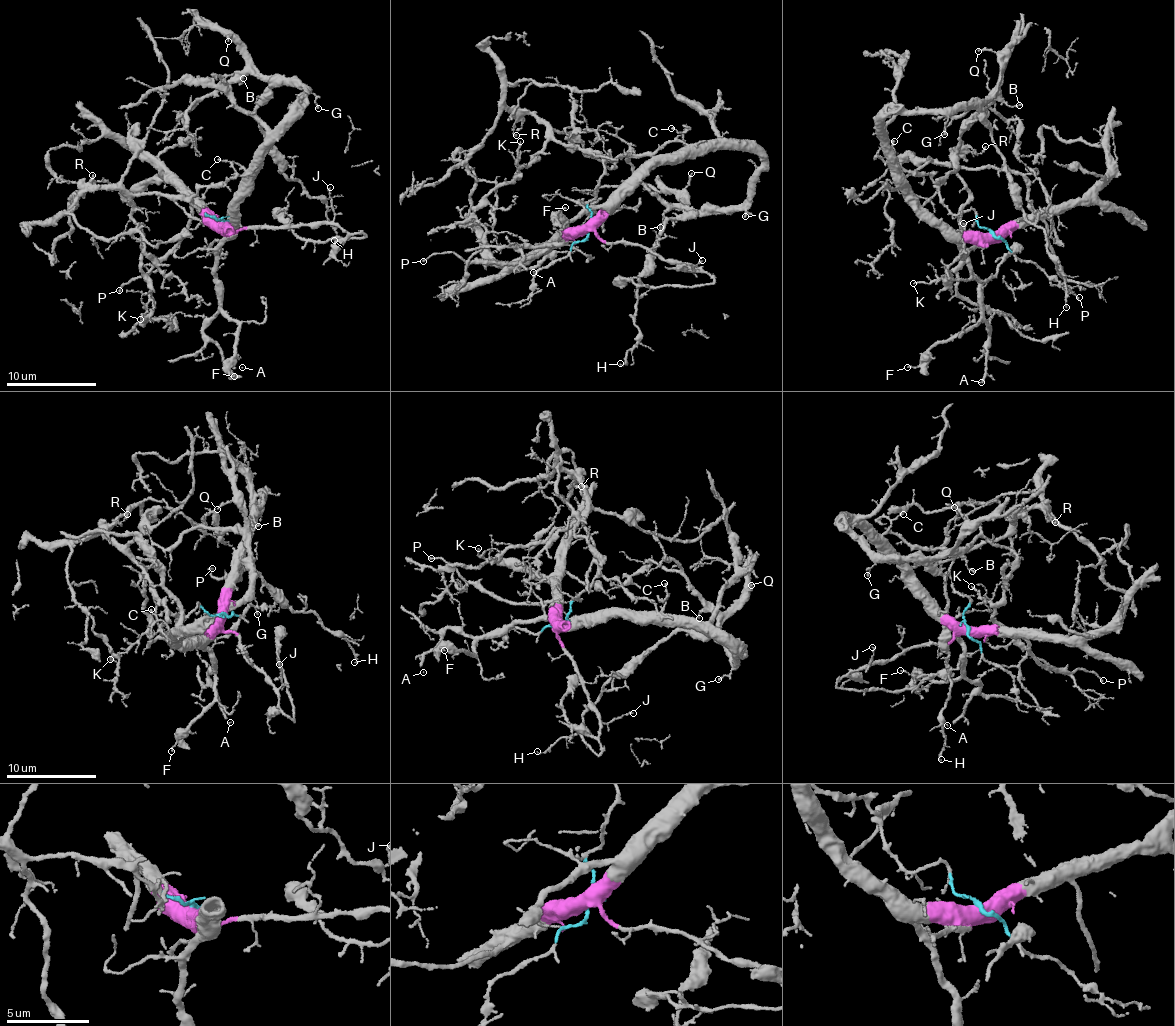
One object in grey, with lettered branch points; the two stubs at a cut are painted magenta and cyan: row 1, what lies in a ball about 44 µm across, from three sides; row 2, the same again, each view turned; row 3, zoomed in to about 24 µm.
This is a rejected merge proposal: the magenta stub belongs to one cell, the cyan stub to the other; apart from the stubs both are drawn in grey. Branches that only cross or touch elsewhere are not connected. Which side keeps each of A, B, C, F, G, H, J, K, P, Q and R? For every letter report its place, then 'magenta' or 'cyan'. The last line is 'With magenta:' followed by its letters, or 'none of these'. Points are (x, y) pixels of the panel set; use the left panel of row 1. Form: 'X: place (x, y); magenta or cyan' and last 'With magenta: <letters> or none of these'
A: place (242, 367); magenta
B: place (243, 78); magenta
C: place (217, 159); magenta
F: place (234, 376); magenta
G: place (318, 108); magenta
H: place (334, 240); magenta
J: place (330, 187); magenta
K: place (140, 319); cyan
P: place (119, 290); magenta
Q: place (228, 41); magenta
R: place (92, 175); cyan
With magenta: A, B, C, F, G, H, J, P, Q

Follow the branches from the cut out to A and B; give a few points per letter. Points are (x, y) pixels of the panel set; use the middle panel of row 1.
A: (587, 231), (587, 225), (599, 207), (564, 225), (537, 247), (517, 246), (521, 262), (534, 273)
B: (587, 231), (600, 210), (671, 158), (741, 146), (759, 157), (762, 172), (741, 204), (671, 208), (660, 227)

